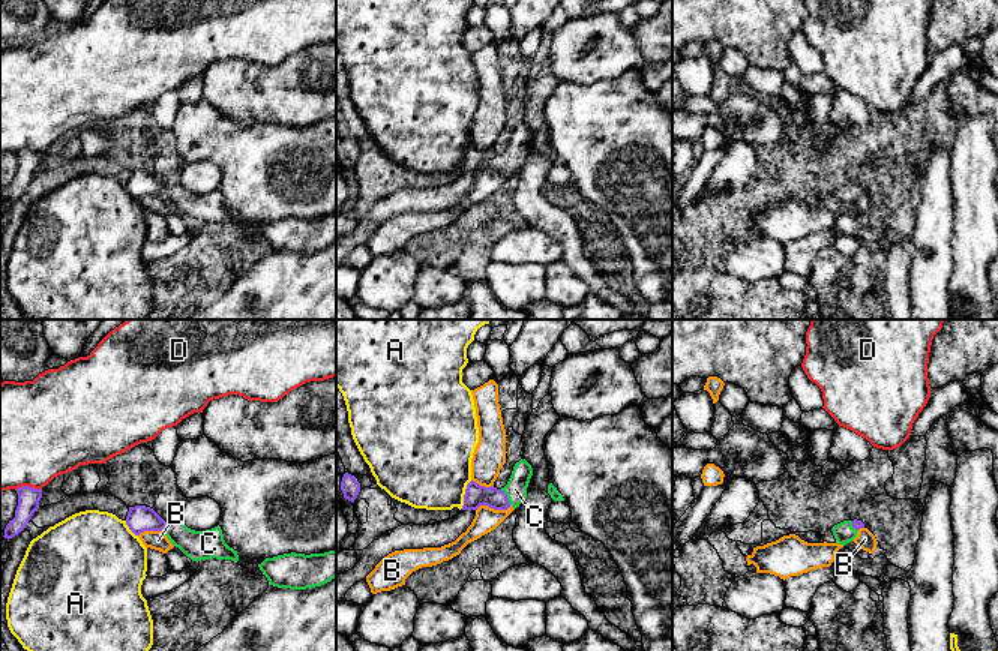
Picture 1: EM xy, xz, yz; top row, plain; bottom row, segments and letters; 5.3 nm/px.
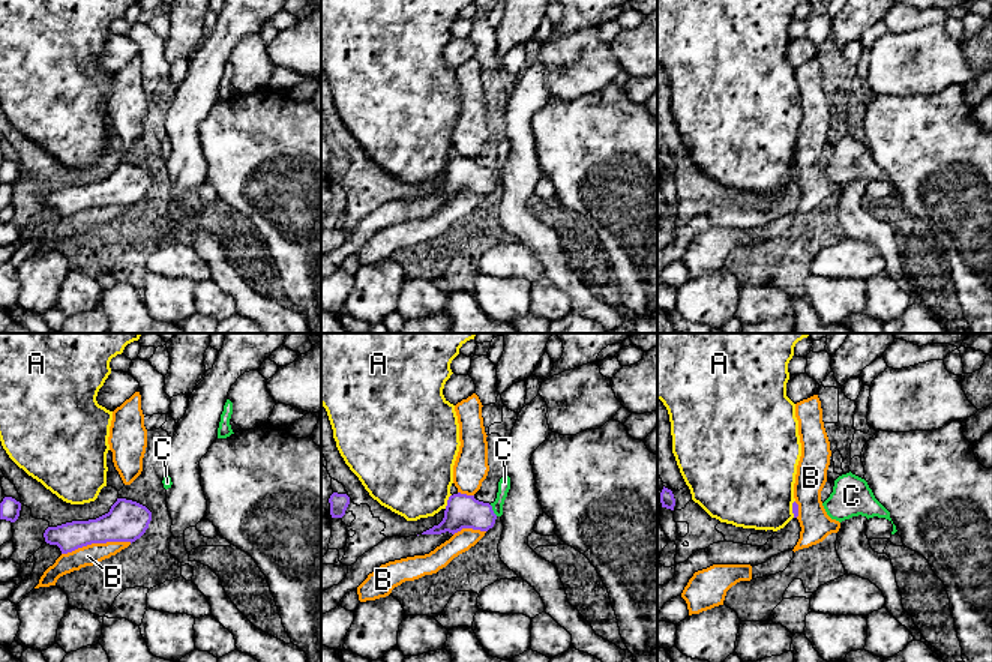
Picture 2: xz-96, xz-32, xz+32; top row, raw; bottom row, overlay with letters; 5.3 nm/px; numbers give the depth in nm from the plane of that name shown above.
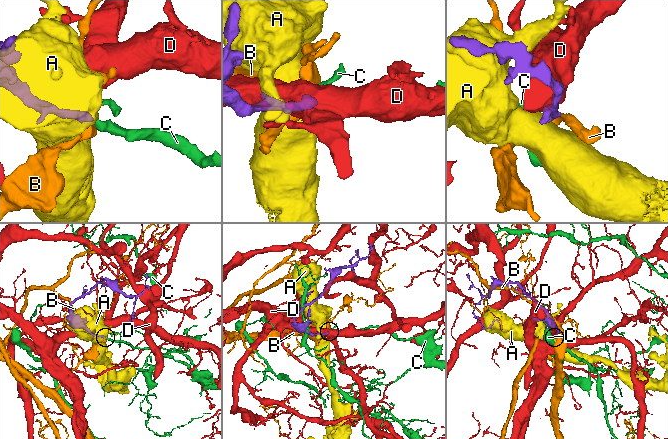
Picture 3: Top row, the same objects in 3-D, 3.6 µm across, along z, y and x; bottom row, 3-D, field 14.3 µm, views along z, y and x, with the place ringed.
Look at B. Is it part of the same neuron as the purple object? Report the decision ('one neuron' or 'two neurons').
two neurons

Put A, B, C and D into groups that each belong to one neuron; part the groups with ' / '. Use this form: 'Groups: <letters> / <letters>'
Groups: A / B / C / D

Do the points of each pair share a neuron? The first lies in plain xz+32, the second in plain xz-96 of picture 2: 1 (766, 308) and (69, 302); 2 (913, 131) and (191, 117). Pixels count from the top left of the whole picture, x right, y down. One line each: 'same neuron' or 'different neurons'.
1: same neuron
2: different neurons

